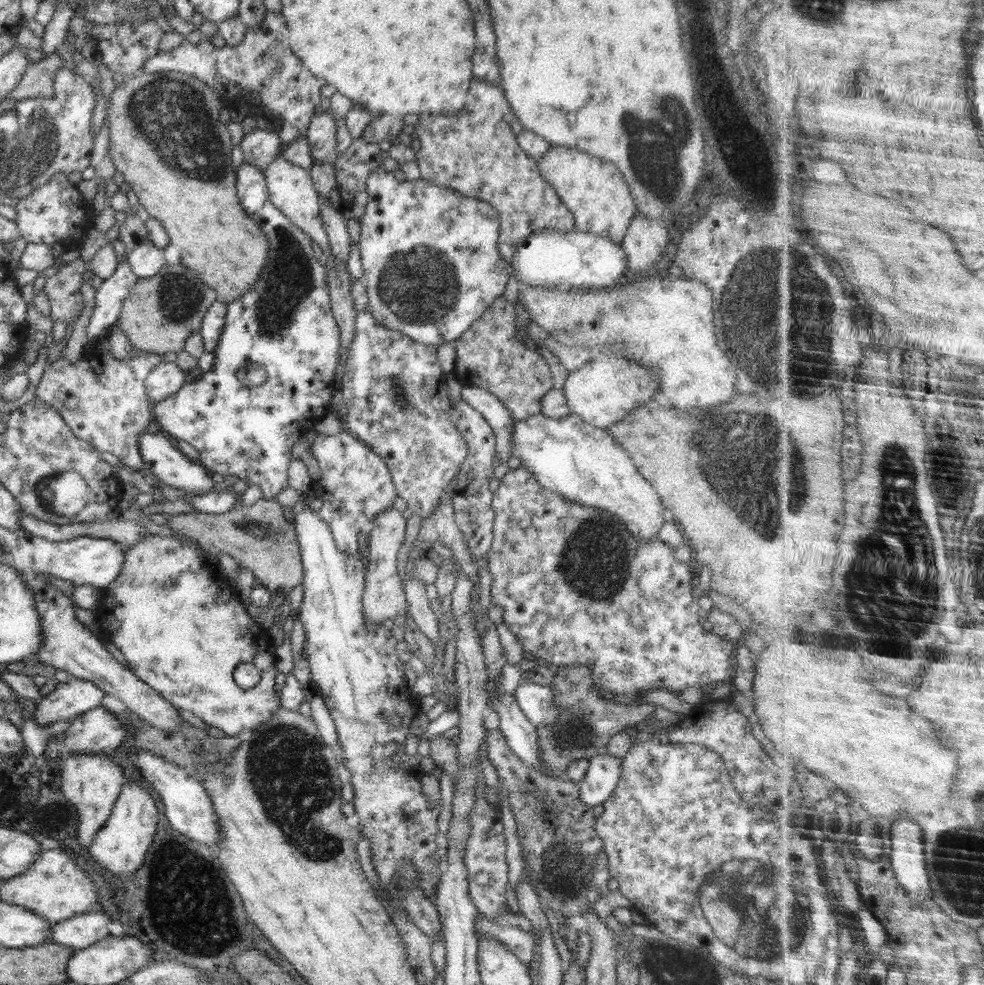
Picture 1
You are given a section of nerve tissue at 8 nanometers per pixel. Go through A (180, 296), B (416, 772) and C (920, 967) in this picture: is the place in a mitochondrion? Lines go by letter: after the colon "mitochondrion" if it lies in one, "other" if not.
A: mitochondrion
B: other
C: other

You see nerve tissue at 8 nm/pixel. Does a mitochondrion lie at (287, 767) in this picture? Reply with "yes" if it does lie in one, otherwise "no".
yes

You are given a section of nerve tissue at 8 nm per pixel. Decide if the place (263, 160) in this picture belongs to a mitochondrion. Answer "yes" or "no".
no

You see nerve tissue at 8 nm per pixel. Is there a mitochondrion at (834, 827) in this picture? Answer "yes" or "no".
no

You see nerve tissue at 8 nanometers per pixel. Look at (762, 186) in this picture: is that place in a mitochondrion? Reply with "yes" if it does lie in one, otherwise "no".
no

